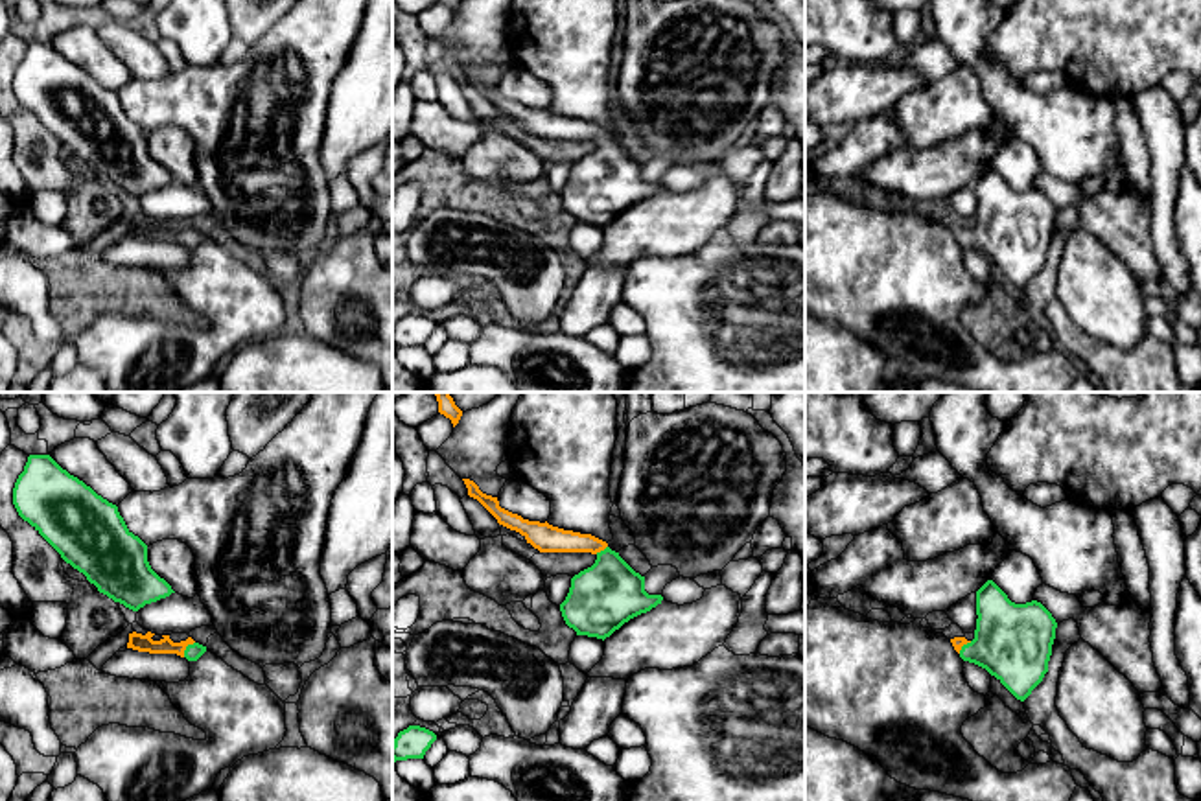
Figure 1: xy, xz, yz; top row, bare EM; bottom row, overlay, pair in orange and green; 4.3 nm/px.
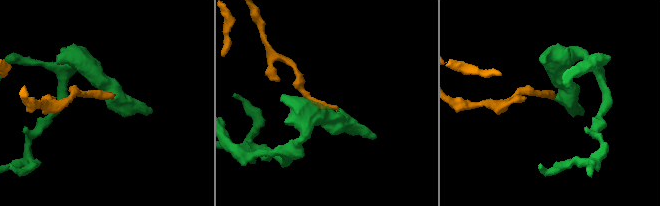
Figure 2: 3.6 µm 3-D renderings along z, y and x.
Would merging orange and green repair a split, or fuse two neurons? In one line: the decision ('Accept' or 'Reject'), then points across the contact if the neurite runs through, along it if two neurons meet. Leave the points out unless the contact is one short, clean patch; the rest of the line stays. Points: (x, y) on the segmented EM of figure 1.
Accept. Path across: xy (137, 641), (151, 647), (185, 649), (192, 652)

